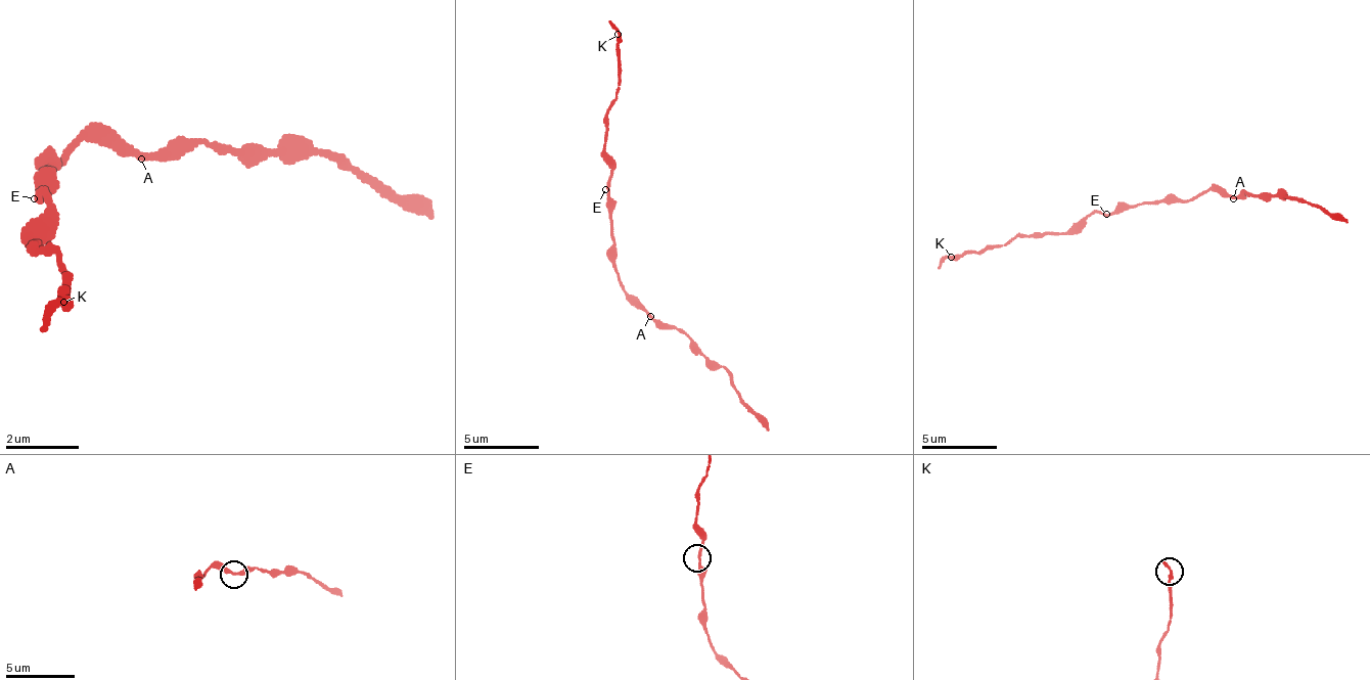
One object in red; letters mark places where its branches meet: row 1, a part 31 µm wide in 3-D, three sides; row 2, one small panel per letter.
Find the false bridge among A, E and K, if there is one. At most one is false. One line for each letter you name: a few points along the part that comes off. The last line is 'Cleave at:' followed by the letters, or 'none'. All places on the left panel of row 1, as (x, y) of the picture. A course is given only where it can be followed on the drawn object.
Cleave at: none

